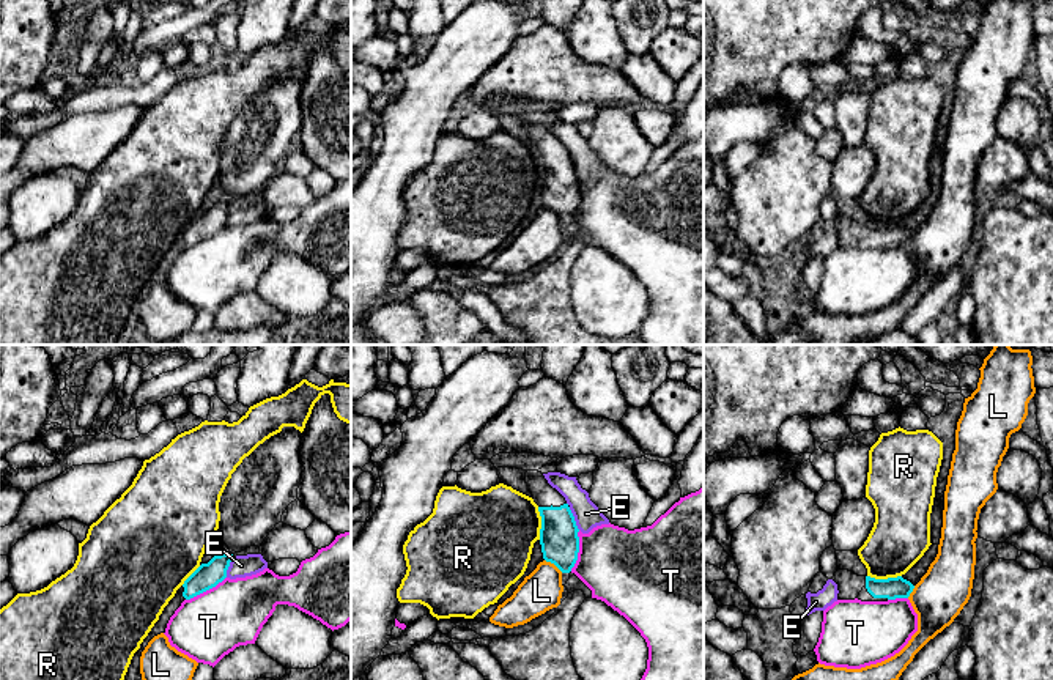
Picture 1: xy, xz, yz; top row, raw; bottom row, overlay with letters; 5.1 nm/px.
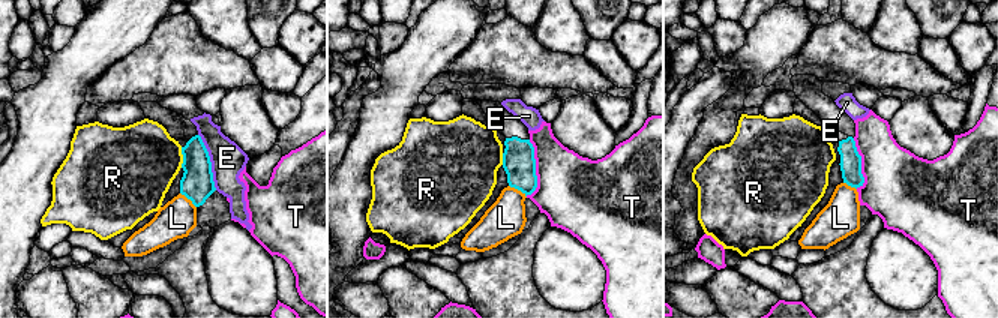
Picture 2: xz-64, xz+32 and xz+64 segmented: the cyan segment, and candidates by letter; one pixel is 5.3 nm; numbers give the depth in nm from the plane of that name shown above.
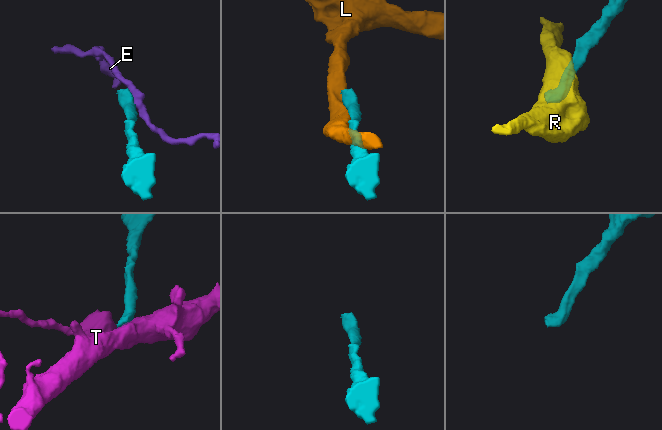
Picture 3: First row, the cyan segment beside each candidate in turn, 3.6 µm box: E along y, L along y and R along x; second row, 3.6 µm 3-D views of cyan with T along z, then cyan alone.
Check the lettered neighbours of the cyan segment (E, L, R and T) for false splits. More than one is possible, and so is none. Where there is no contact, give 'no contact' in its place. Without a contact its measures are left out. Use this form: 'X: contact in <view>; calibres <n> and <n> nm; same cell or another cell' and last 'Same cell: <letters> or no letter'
E: contact in xz; calibres 200 and 130 nm; another cell
L: contact in xz; calibres 200 and 200 nm; another cell
R: contact in yz; calibres 110 and 300 nm; another cell
T: contact in xy; calibres 130 and 340 nm; another cell
Same cell: no letter

